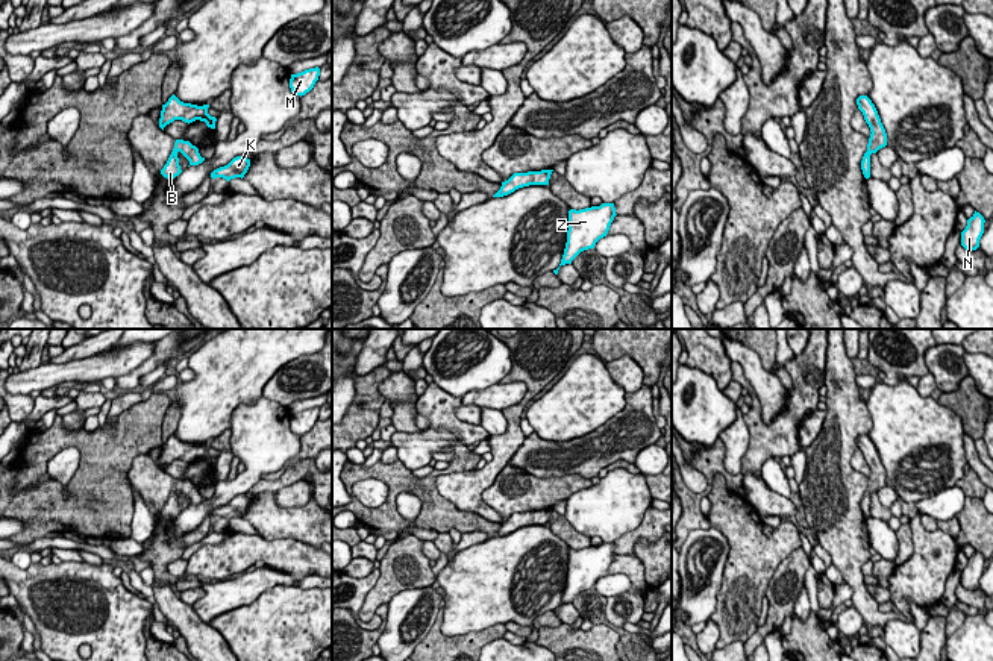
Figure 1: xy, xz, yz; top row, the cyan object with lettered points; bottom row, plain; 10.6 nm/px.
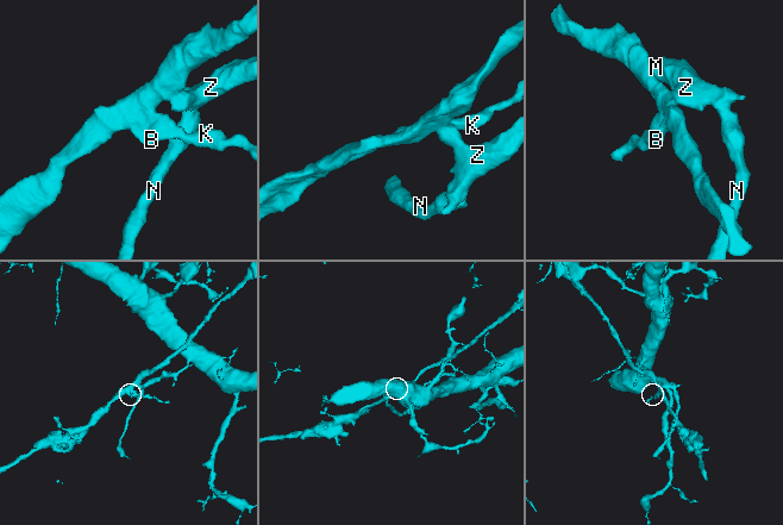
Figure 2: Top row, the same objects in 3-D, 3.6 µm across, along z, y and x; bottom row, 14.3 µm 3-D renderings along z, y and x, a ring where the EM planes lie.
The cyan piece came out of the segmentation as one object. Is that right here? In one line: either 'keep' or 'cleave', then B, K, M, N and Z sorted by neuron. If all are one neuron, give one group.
cleave | B K / M N Z

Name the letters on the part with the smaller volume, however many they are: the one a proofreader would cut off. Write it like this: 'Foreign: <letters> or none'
Foreign: B, K

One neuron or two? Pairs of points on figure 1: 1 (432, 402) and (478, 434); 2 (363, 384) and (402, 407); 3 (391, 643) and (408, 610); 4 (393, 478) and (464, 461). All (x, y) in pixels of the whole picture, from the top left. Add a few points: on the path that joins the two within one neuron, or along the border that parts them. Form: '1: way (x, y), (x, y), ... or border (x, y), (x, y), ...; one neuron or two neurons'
1: way (443, 413), (467, 432); one neuron
2: border (391, 372), (379, 384), (379, 393), (384, 397); two neurons
3: way (399, 635), (400, 623), (405, 617); one neuron
4: way (411, 482), (426, 482), (435, 473), (446, 472); one neuron

